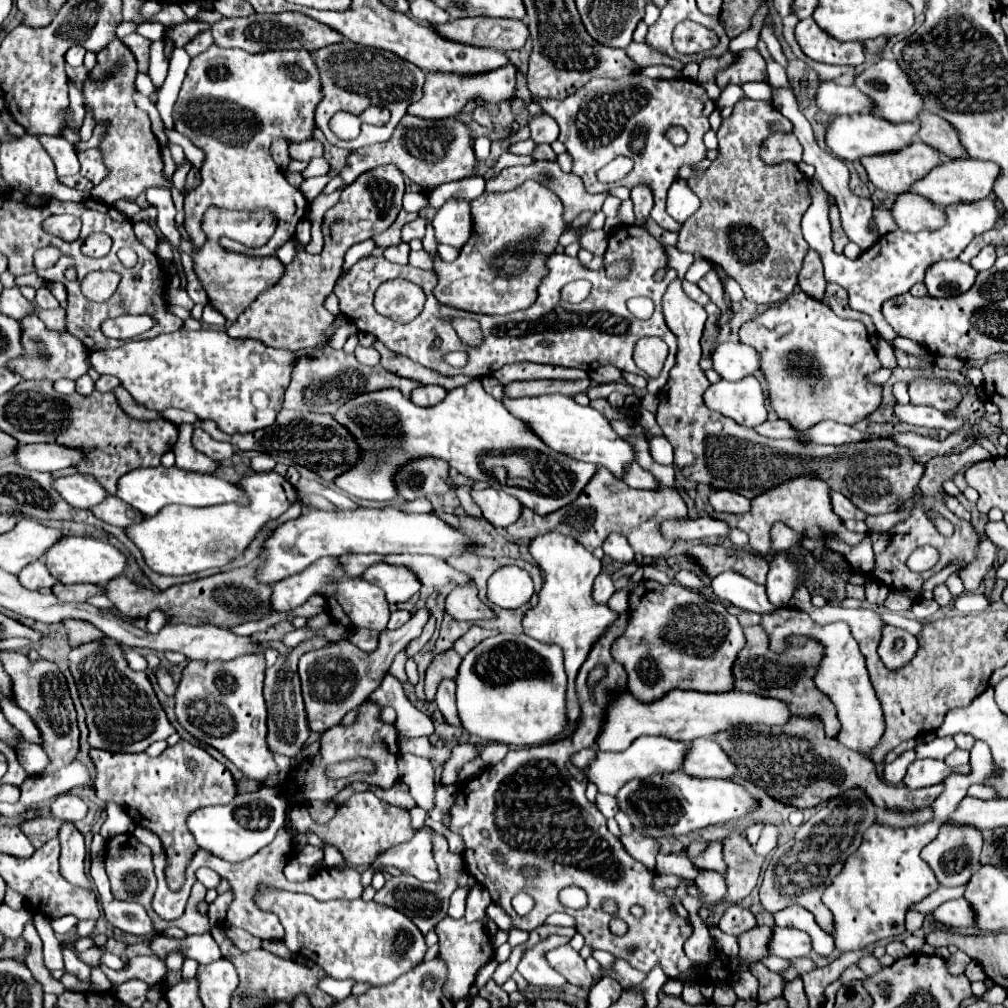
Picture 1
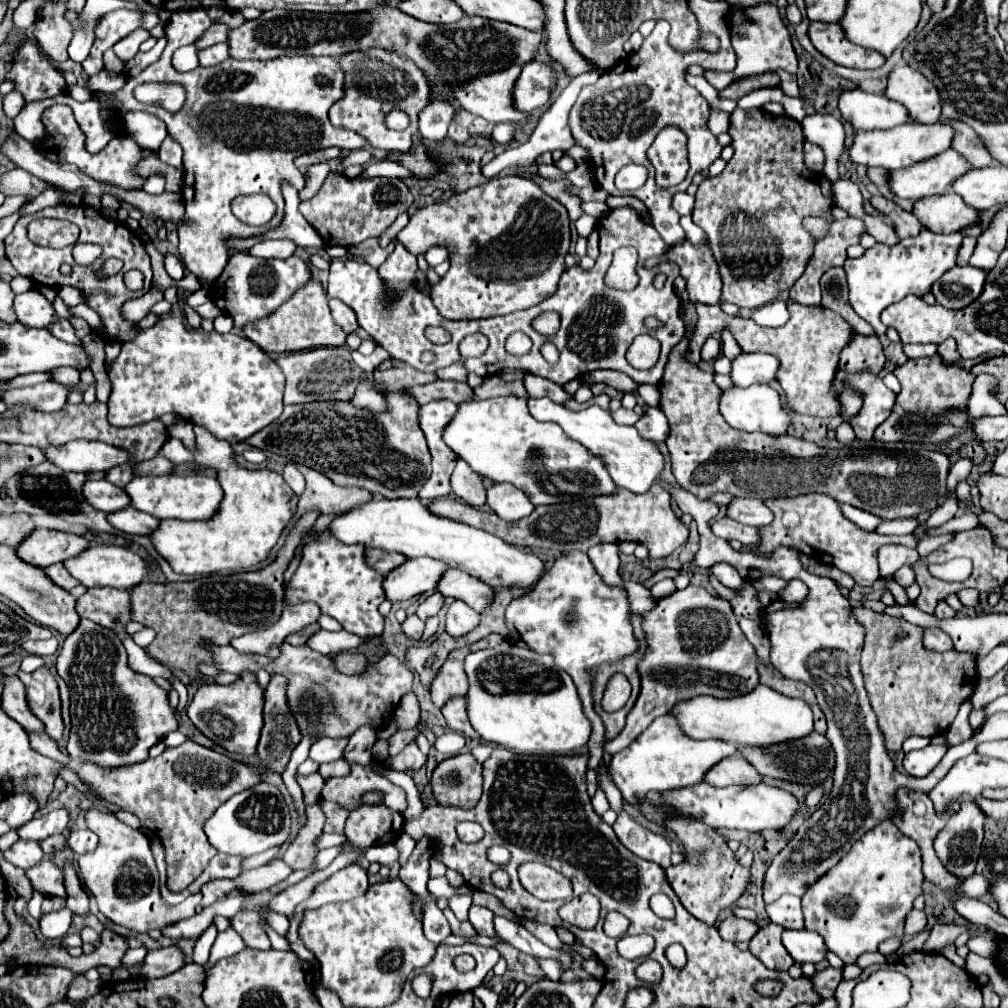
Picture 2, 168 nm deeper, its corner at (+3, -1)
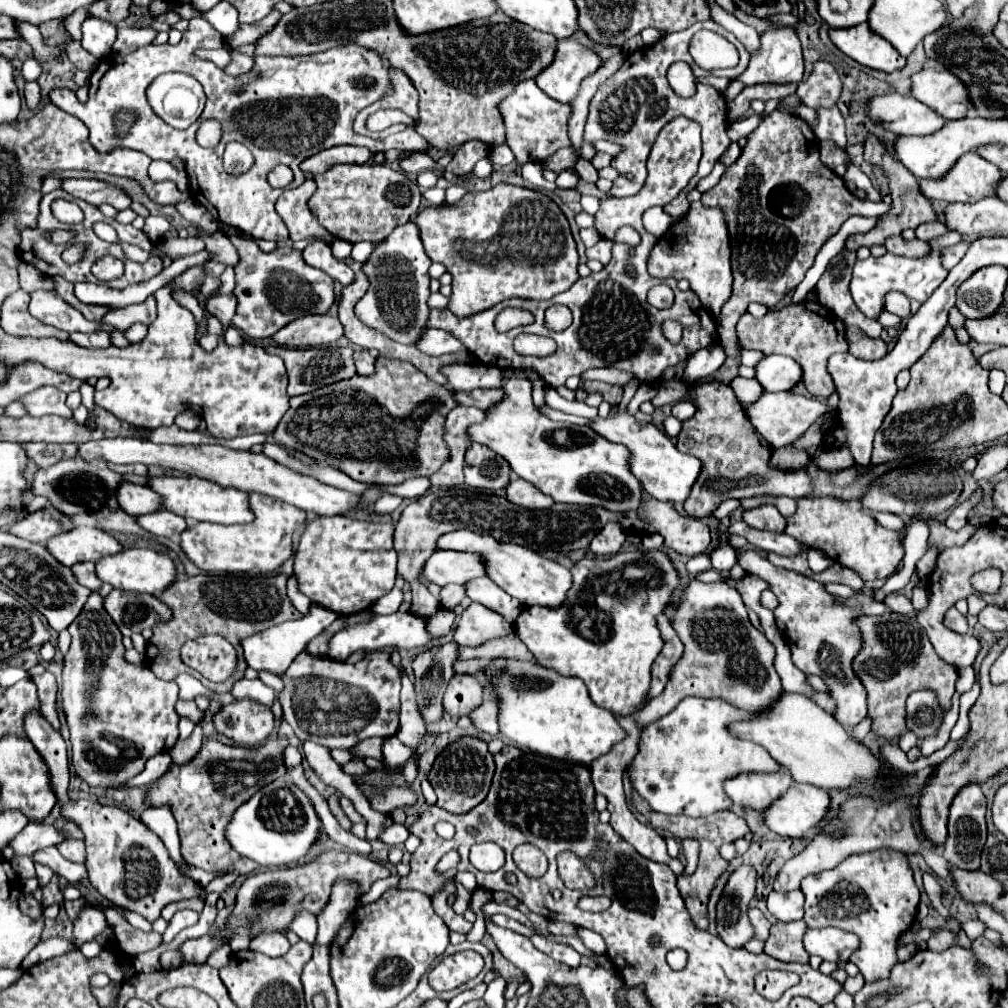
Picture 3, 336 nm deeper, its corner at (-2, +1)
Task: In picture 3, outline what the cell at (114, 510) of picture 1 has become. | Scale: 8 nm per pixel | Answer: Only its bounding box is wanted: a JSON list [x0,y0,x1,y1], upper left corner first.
[138,509,188,537]

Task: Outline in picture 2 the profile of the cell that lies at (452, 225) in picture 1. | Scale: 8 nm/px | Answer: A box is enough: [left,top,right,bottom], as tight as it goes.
[425,245,449,265]

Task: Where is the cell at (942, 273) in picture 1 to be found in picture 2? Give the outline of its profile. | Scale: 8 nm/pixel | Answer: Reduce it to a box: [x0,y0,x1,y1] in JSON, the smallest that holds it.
[931,265,987,309]

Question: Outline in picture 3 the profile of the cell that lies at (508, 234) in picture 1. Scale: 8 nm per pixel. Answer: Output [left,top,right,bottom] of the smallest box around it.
[416,183,578,317]

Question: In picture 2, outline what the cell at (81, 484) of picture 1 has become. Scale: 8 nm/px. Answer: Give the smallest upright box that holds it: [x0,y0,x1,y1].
[81,481,129,513]

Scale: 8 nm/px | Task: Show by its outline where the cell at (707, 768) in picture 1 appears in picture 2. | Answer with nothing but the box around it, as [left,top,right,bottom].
[705,755,761,787]

